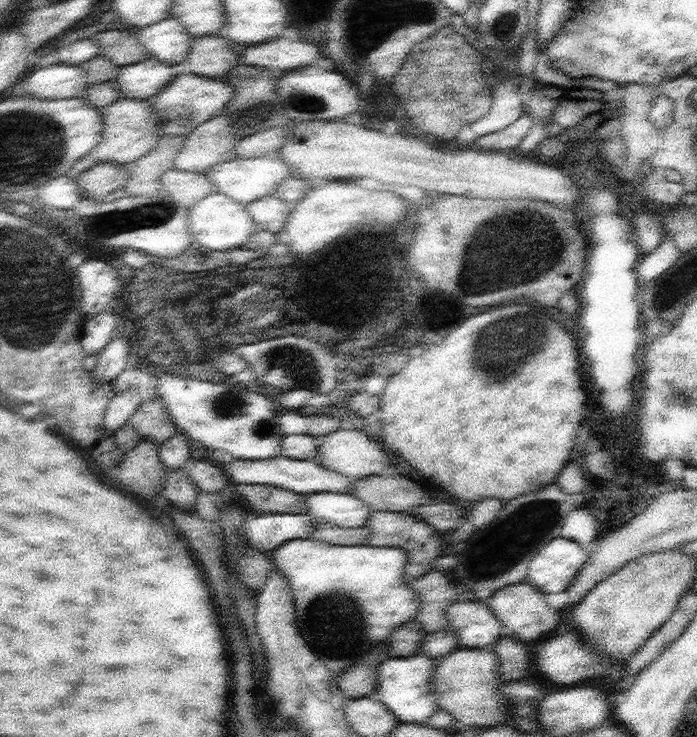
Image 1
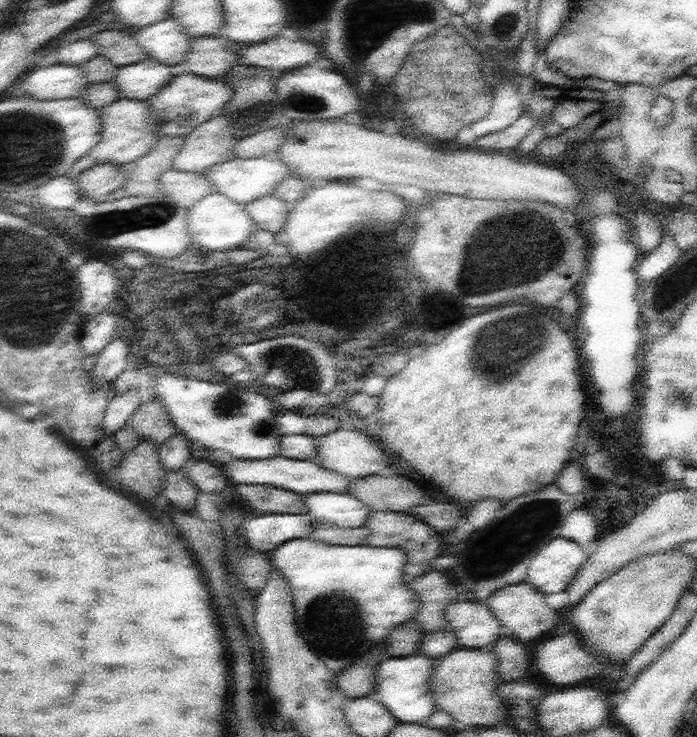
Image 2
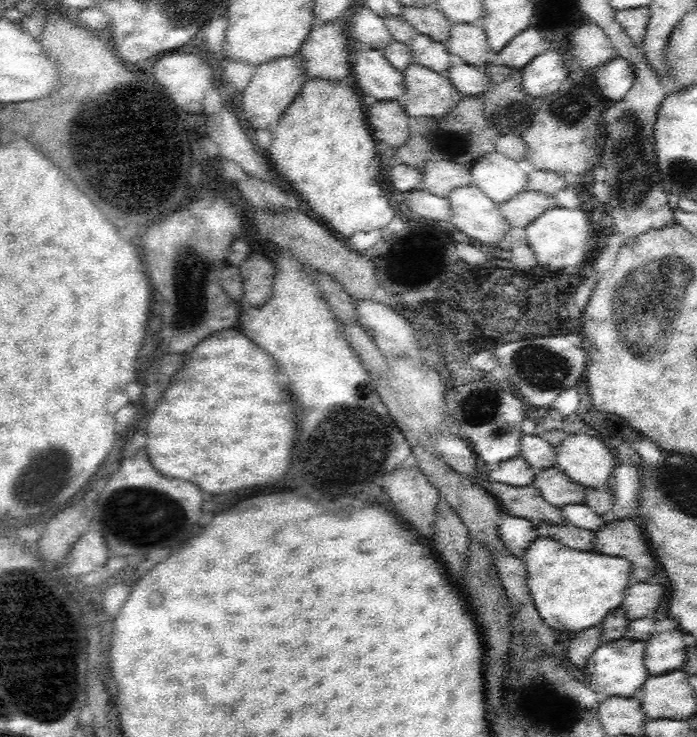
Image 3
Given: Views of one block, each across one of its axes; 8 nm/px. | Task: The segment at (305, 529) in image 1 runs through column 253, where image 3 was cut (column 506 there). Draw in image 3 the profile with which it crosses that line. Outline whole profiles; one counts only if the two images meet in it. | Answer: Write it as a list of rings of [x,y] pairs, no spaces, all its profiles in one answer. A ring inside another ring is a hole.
[[[514,516],[502,520],[498,532],[500,532],[500,542],[506,548],[506,552],[510,552],[516,558],[522,558],[526,548],[530,548],[530,544],[540,538],[534,522],[524,520],[524,518],[514,518]]]

